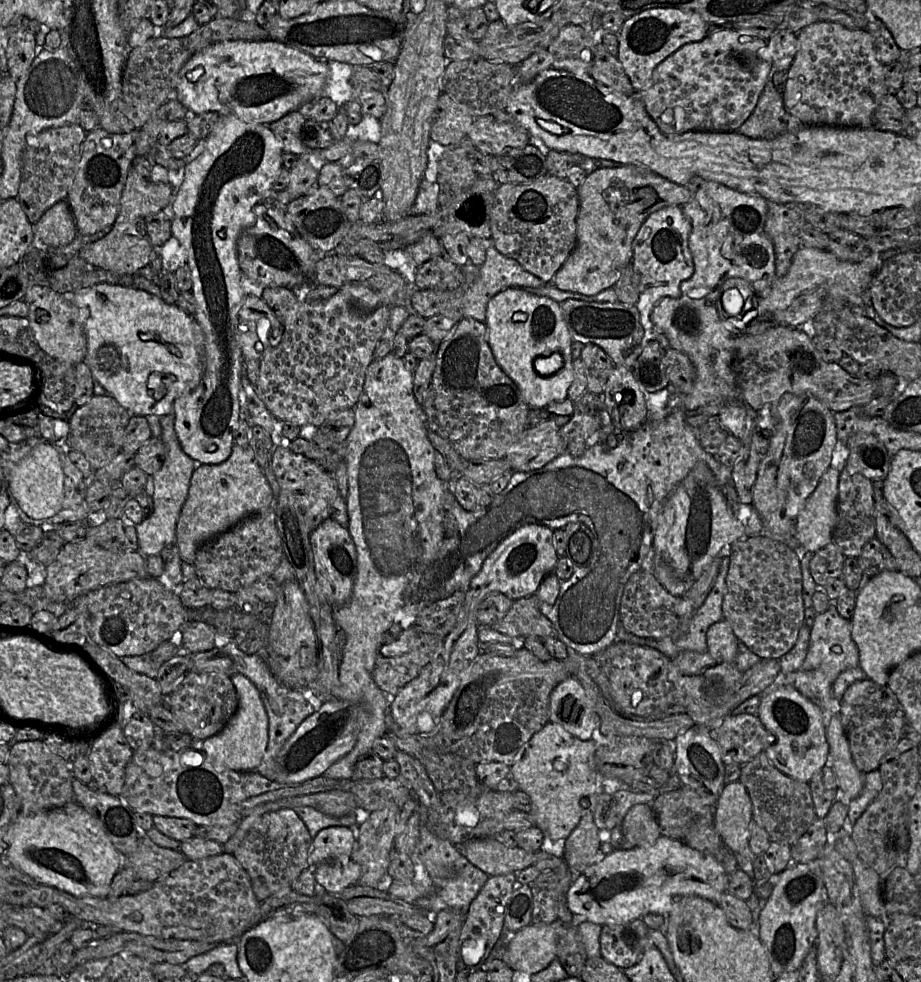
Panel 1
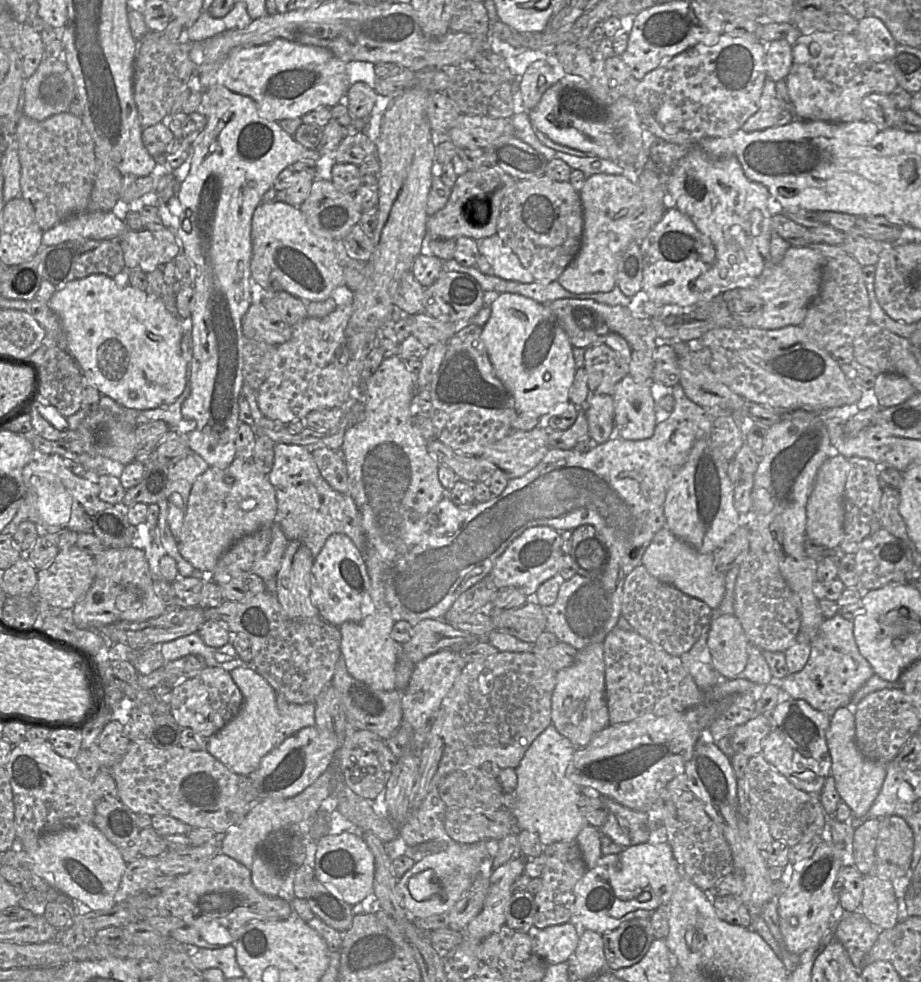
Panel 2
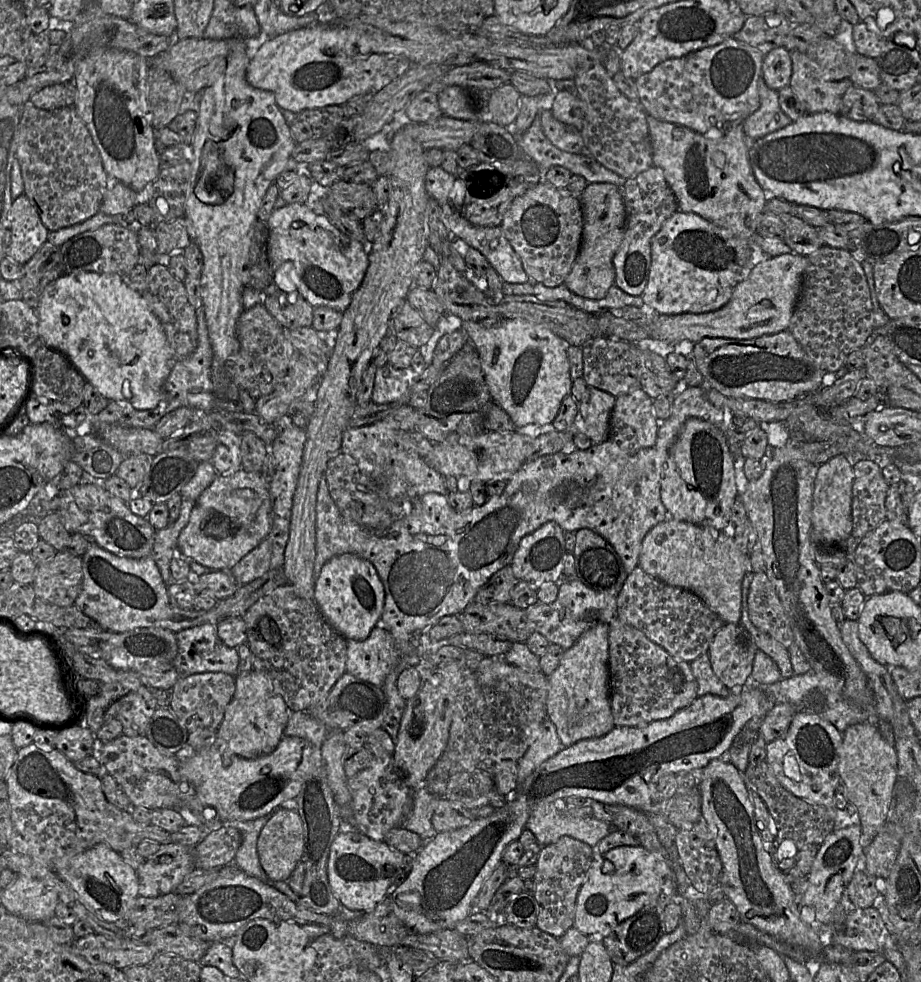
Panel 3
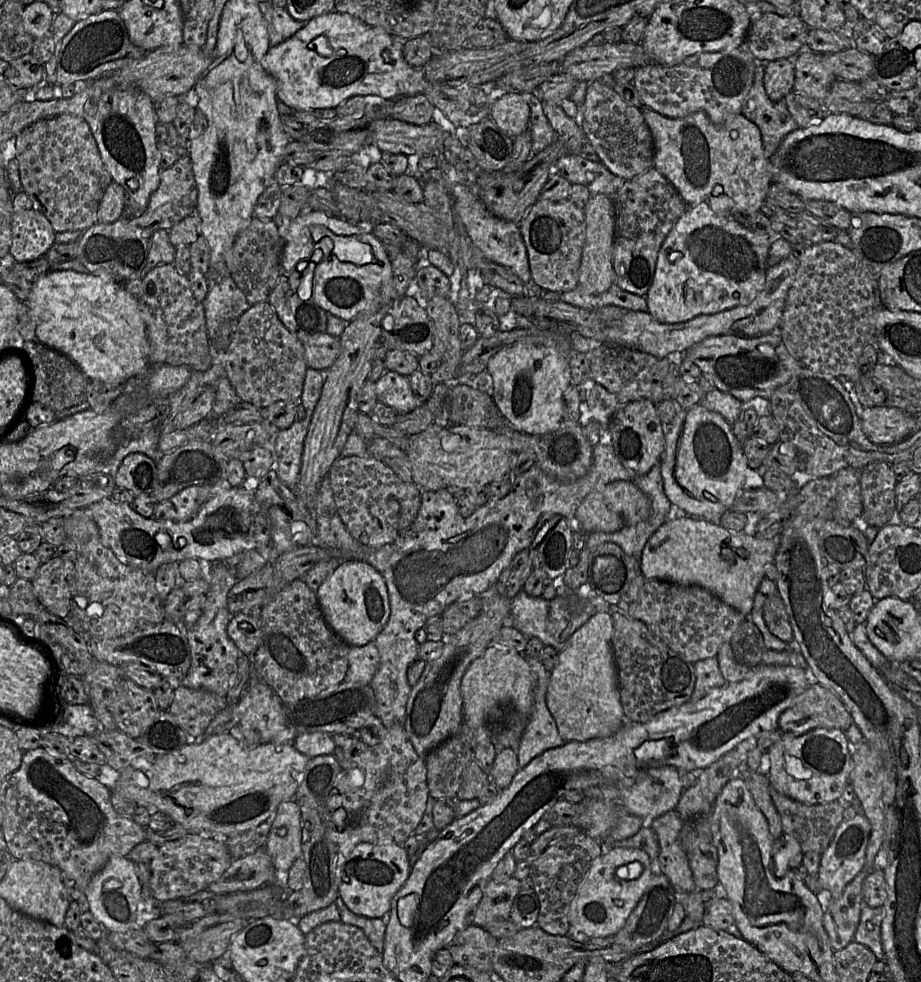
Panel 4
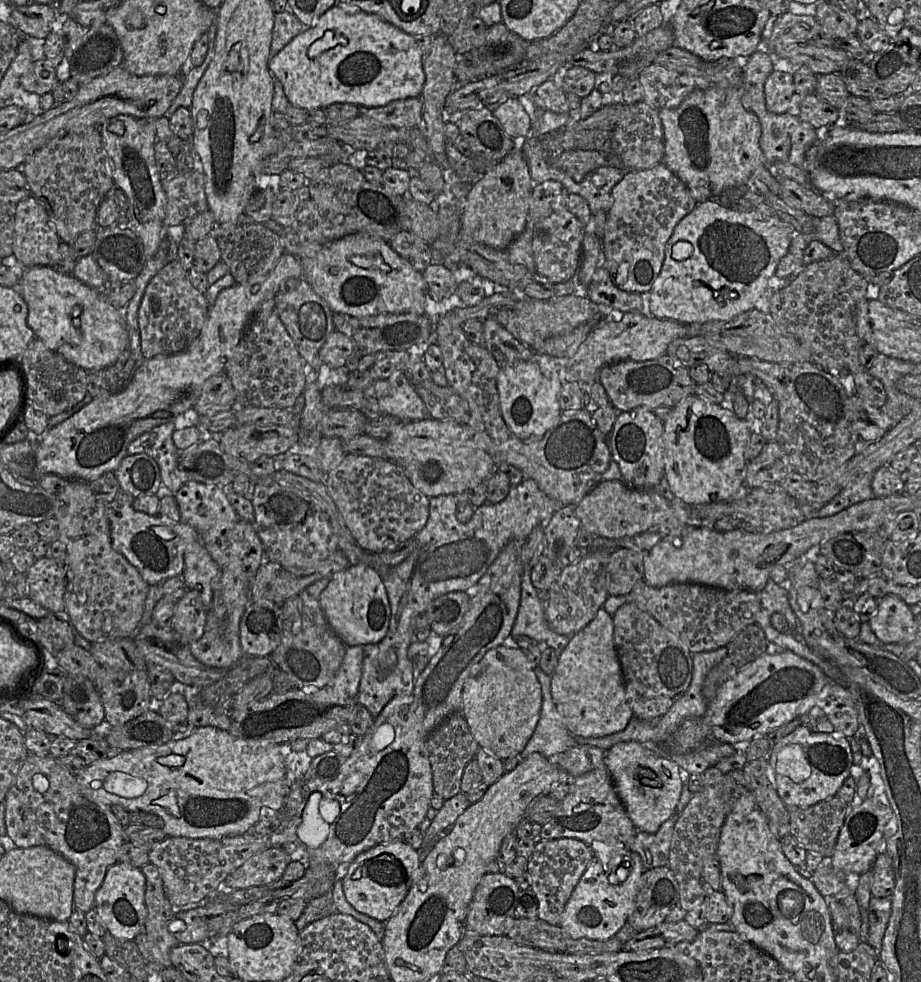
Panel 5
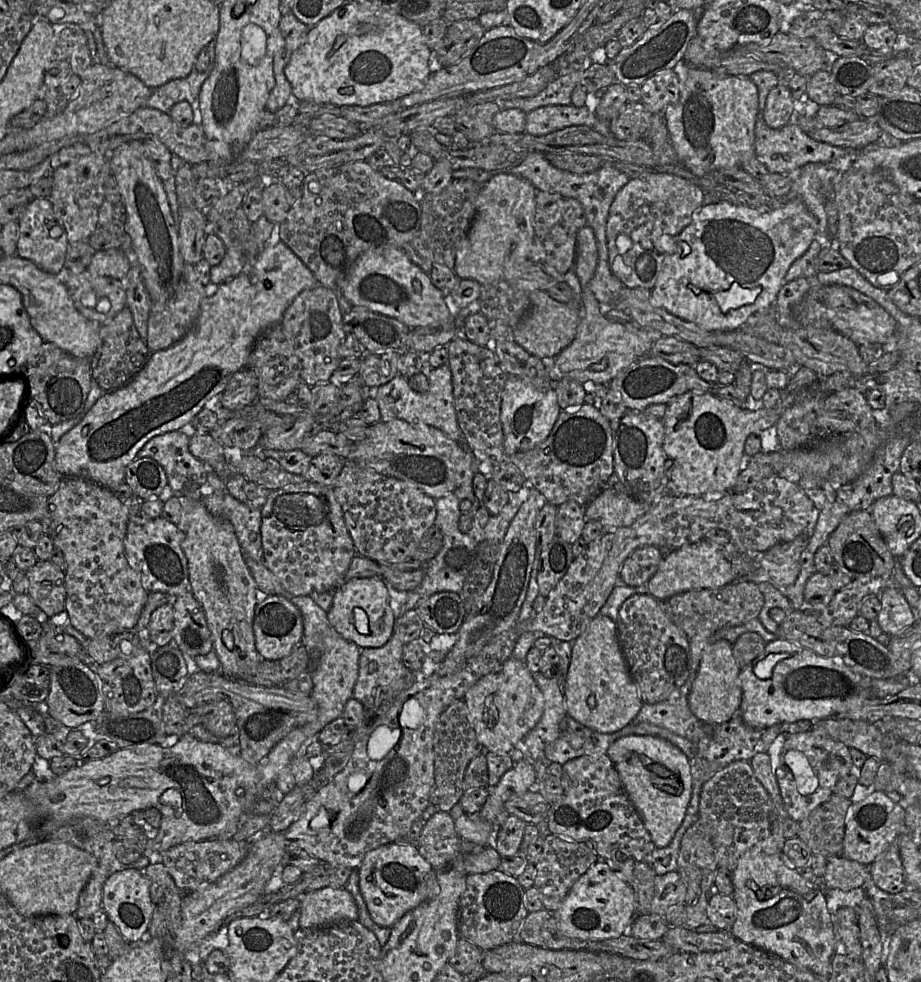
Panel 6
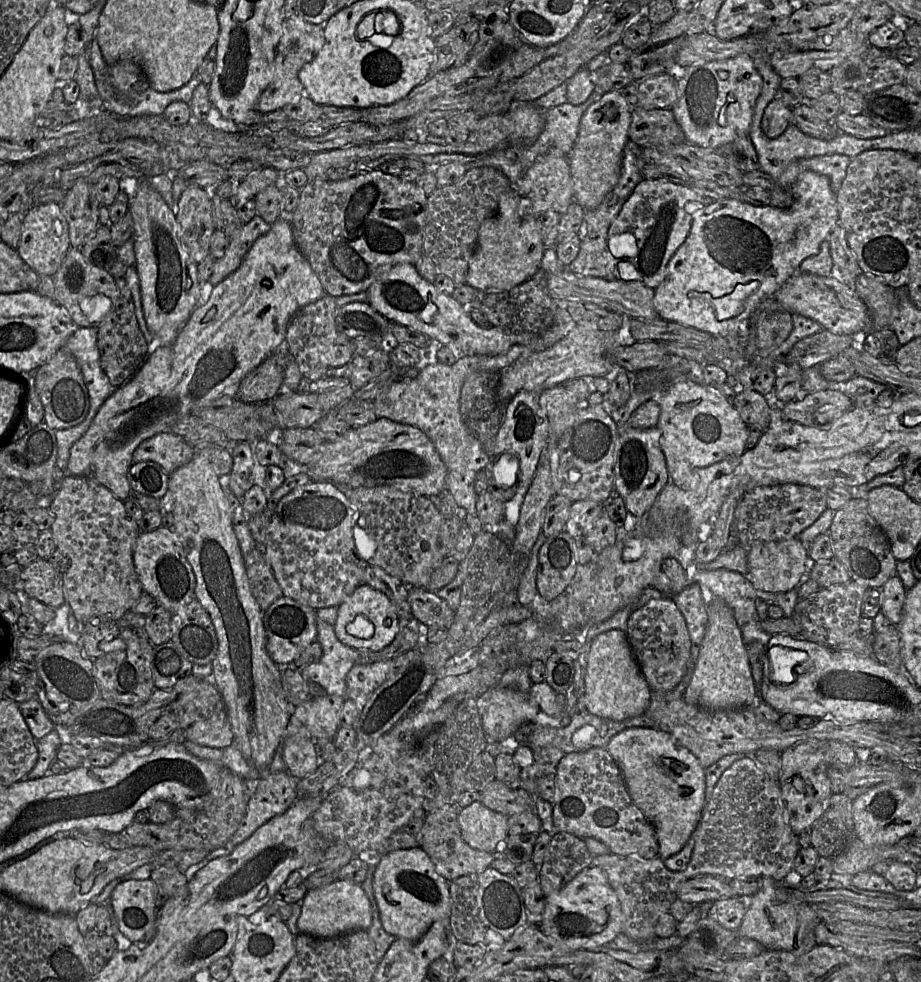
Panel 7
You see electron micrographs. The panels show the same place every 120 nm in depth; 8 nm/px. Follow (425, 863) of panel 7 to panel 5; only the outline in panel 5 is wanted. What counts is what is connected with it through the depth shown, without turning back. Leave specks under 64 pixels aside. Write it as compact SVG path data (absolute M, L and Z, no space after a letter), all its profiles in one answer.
M403 840L375 845L347 864L342 878L344 895L358 912L387 922L405 899L421 861L422 852L413 849Z

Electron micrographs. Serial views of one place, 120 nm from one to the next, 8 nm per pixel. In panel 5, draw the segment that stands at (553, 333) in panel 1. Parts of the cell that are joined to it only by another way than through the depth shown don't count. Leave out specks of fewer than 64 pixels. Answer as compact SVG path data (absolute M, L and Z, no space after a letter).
M534 360L502 366L497 375L497 390L501 416L509 430L522 440L542 438L560 420L562 386L558 372L551 372L551 377L547 377Z

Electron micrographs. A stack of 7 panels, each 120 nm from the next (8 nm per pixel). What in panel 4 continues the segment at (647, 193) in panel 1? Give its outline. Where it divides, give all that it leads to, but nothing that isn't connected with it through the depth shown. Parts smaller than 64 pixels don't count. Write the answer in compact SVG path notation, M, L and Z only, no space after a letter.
M604 194L591 195L583 209L585 220L585 244L579 268L578 287L590 295L598 295L614 283L612 252L615 234L615 210L613 198Z

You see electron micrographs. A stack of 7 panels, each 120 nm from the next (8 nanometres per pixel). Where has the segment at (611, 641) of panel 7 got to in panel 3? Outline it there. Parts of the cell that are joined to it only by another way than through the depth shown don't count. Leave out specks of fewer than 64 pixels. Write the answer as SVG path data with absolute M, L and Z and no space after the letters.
M598 624L584 632L574 645L563 653L558 668L548 678L547 716L556 726L557 734L565 747L584 739L604 736L616 727L610 704L608 659L609 625Z

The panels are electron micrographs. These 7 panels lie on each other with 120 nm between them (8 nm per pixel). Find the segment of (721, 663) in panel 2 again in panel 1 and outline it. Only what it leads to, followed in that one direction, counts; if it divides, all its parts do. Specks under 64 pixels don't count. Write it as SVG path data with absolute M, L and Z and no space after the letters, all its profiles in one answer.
M721 619L708 628L706 643L707 652L716 661L735 662L739 640L725 619Z

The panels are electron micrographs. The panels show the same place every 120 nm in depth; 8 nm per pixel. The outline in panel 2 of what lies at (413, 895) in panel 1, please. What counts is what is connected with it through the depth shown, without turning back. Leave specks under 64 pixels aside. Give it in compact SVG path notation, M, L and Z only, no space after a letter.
M485 840L462 849L449 849L424 857L398 879L402 904L413 918L448 913L468 892L478 876L490 876L499 840Z

